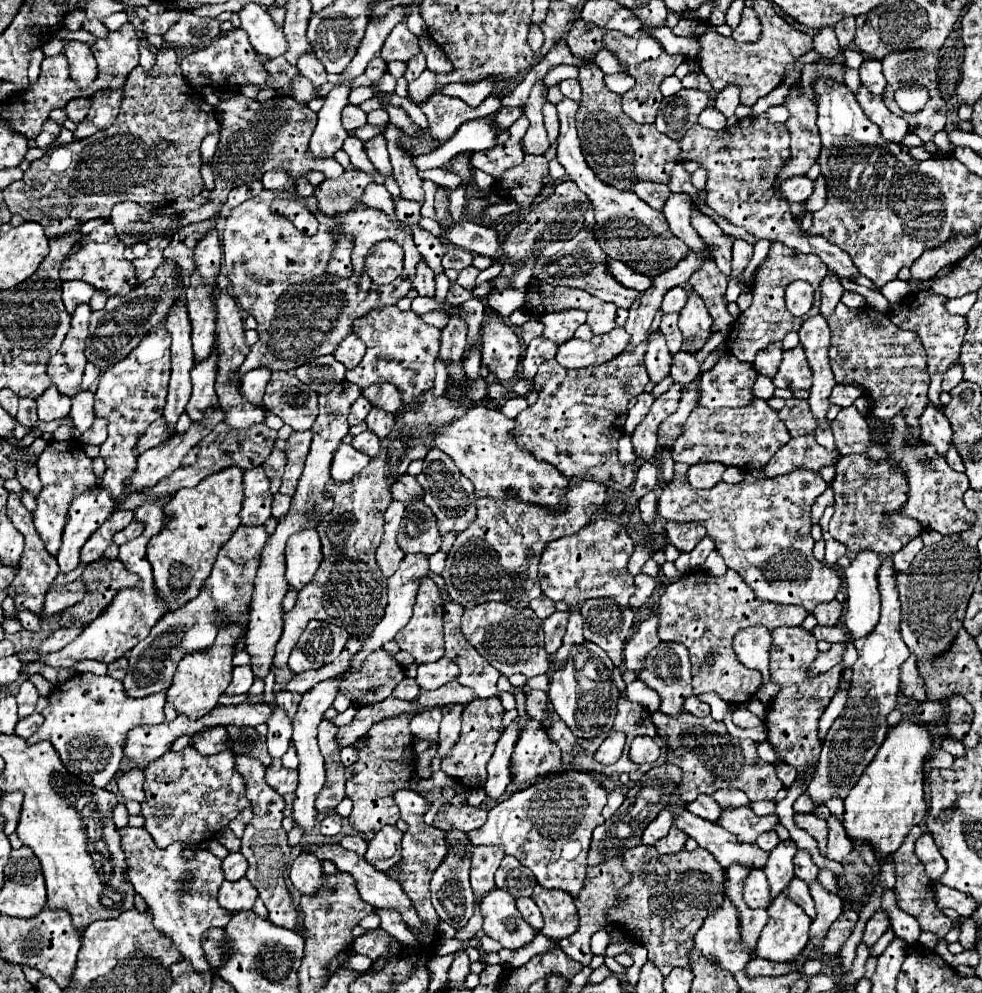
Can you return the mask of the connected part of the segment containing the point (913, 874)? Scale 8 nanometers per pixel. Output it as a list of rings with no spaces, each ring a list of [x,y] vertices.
[[[919,825],[911,827],[911,831],[907,833],[905,841],[901,843],[901,847],[893,853],[893,861],[895,861],[895,865],[897,865],[897,869],[895,869],[895,875],[897,875],[895,895],[897,895],[899,907],[901,907],[905,913],[913,915],[913,917],[919,921],[921,931],[931,931],[931,933],[935,933],[939,939],[943,939],[943,937],[949,933],[949,929],[951,929],[953,923],[951,923],[951,919],[949,919],[941,909],[937,909],[935,899],[933,899],[933,883],[925,877],[923,863],[921,863],[919,857],[915,855],[913,845],[915,845],[915,841],[917,841],[921,835],[923,835],[923,829],[921,829]]]

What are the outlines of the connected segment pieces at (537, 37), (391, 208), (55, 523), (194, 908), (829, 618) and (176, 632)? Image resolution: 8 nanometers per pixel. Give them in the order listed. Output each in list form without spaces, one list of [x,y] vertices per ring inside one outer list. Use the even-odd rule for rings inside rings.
[[[535,23],[531,25],[531,31],[529,31],[527,41],[529,41],[529,45],[531,45],[533,51],[539,51],[541,49],[541,45],[543,45],[543,31],[539,29],[539,25],[535,25]]]
[[[369,183],[369,185],[365,187],[365,193],[363,193],[363,203],[369,205],[369,207],[377,207],[377,209],[385,211],[391,221],[403,225],[403,231],[413,233],[413,231],[411,231],[411,225],[401,223],[401,221],[397,219],[397,213],[395,213],[395,205],[393,205],[393,201],[391,201],[391,195],[387,193],[387,189],[385,189],[383,185],[379,185],[379,183]]]
[[[67,439],[67,441],[51,441],[45,451],[39,455],[37,461],[39,467],[39,479],[43,483],[43,489],[37,497],[37,509],[33,511],[35,519],[35,529],[41,535],[45,547],[49,553],[57,555],[59,545],[61,545],[61,533],[67,525],[67,513],[73,497],[93,491],[97,487],[97,479],[93,475],[91,459],[83,451],[83,443],[77,439]]]
[[[125,827],[125,829],[119,829],[119,835],[127,857],[127,869],[129,869],[127,875],[135,891],[149,905],[155,929],[159,929],[175,943],[179,953],[187,961],[191,961],[197,973],[211,973],[213,977],[217,977],[217,971],[209,965],[199,939],[201,939],[201,933],[207,931],[209,927],[227,925],[227,921],[231,921],[231,915],[233,915],[231,911],[223,909],[217,903],[217,891],[225,879],[221,869],[221,859],[215,857],[209,849],[201,849],[201,847],[197,849],[195,843],[185,843],[185,841],[175,841],[171,847],[159,849],[145,827],[141,829]],[[187,847],[193,851],[193,857],[189,859],[183,857],[183,851]]]
[[[831,601],[831,603],[823,603],[823,605],[817,605],[815,609],[815,619],[821,627],[835,627],[843,615],[843,603],[839,601]]]
[[[263,525],[237,527],[235,533],[229,537],[229,541],[219,549],[213,571],[209,579],[203,583],[199,595],[189,603],[185,603],[183,607],[165,613],[155,623],[151,633],[131,649],[129,669],[123,679],[123,685],[127,687],[127,693],[131,697],[147,697],[151,693],[165,691],[173,681],[179,661],[187,653],[211,649],[217,639],[217,633],[223,627],[229,627],[229,625],[247,627],[253,581],[259,565],[259,555],[267,539],[269,539],[269,533],[265,531]]]

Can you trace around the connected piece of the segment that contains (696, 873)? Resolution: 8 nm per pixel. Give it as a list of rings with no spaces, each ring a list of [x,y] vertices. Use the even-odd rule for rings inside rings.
[[[637,845],[623,855],[623,867],[631,873],[623,889],[627,903],[615,903],[607,909],[607,921],[621,925],[635,943],[649,951],[649,961],[667,977],[673,967],[693,969],[689,951],[693,937],[705,917],[715,913],[723,901],[725,873],[719,861],[707,849],[683,851],[675,855],[659,855],[649,845]]]

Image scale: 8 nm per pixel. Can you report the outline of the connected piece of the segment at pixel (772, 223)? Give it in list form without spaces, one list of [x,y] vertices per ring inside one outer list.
[[[765,115],[745,117],[729,123],[723,131],[711,131],[699,123],[687,129],[679,141],[683,149],[681,161],[697,161],[707,169],[707,205],[725,217],[729,223],[747,229],[755,239],[781,241],[801,253],[815,253],[821,261],[839,277],[853,281],[859,275],[849,253],[841,251],[821,235],[811,235],[801,229],[793,219],[787,201],[781,201],[781,193],[771,197],[771,181],[775,181],[775,169],[783,165],[789,149],[789,131],[783,123],[771,125]]]

